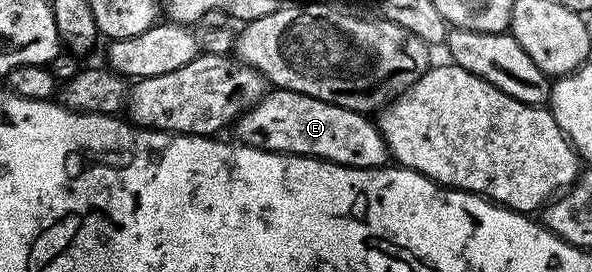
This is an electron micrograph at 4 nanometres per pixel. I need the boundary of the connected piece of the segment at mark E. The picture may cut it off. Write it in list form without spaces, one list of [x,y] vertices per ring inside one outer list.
[[[274,88],[267,91],[256,106],[252,106],[233,125],[237,143],[247,144],[265,152],[286,152],[290,156],[315,156],[333,164],[343,164],[349,168],[381,168],[387,163],[386,143],[377,123],[369,115],[353,112],[332,102],[320,102],[320,98],[308,98],[308,94],[296,94],[292,90]]]

